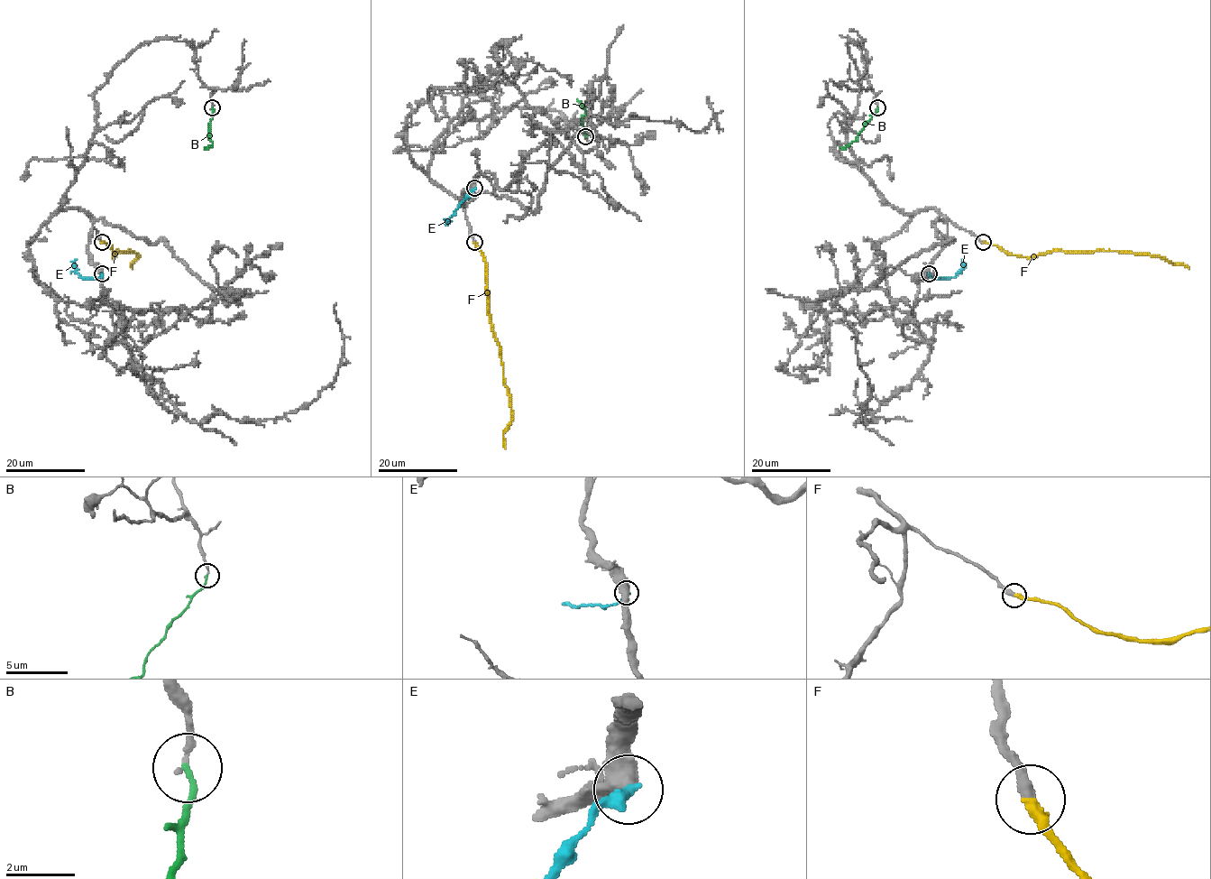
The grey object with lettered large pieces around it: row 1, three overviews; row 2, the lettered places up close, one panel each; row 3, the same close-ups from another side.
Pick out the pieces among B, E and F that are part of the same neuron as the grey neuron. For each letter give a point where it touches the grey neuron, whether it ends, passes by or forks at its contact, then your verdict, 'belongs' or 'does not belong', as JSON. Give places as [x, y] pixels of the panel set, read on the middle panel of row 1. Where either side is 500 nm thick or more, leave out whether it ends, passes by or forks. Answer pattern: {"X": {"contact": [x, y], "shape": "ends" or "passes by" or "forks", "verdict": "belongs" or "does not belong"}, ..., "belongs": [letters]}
{"B": {"contact": [585, 136], "shape": "ends", "verdict": "belongs"}, "E": {"contact": [474, 188], "verdict": "does not belong"}, "F": {"contact": [474, 242], "shape": "ends", "verdict": "belongs"}, "belongs": ["B", "F"]}

